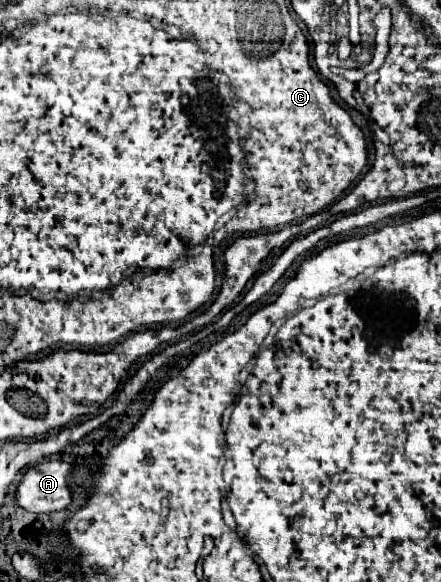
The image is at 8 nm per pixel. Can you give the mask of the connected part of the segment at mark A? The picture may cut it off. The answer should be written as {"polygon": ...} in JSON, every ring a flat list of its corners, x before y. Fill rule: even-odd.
{"polygon":[[43,461,31,467,17,485,17,505,31,513,61,511,71,503,71,465,63,461]]}

